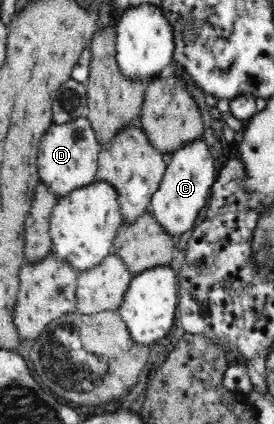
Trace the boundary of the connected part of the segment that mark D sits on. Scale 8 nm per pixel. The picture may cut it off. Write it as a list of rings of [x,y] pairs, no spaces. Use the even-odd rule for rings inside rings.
[[[86,117],[61,124],[53,123],[45,132],[37,155],[38,176],[58,198],[96,180],[98,154],[102,145]]]

